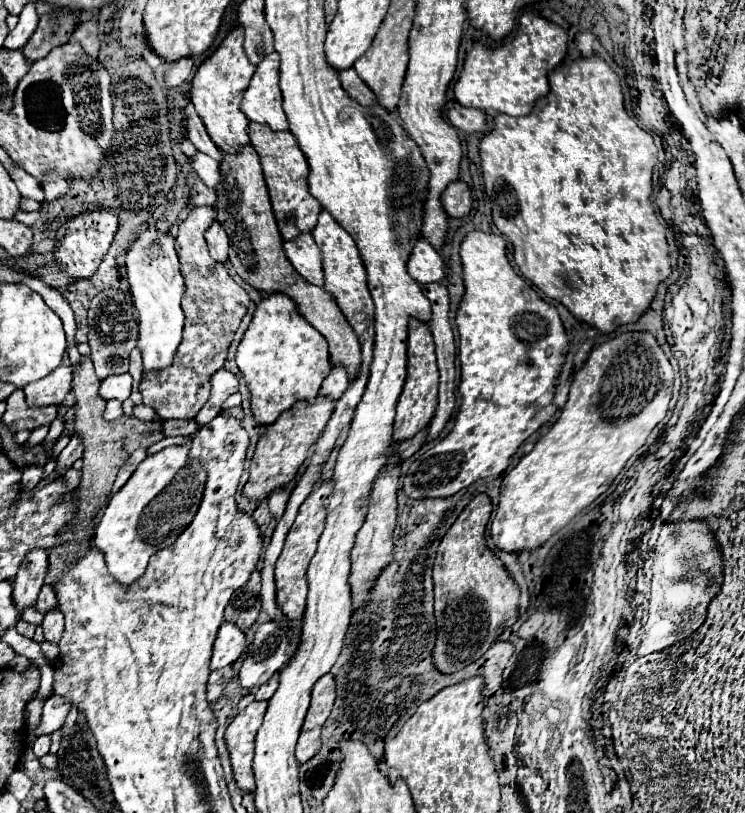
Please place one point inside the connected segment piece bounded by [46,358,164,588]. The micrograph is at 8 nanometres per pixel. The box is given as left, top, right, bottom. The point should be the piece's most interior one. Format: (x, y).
(108, 445)

